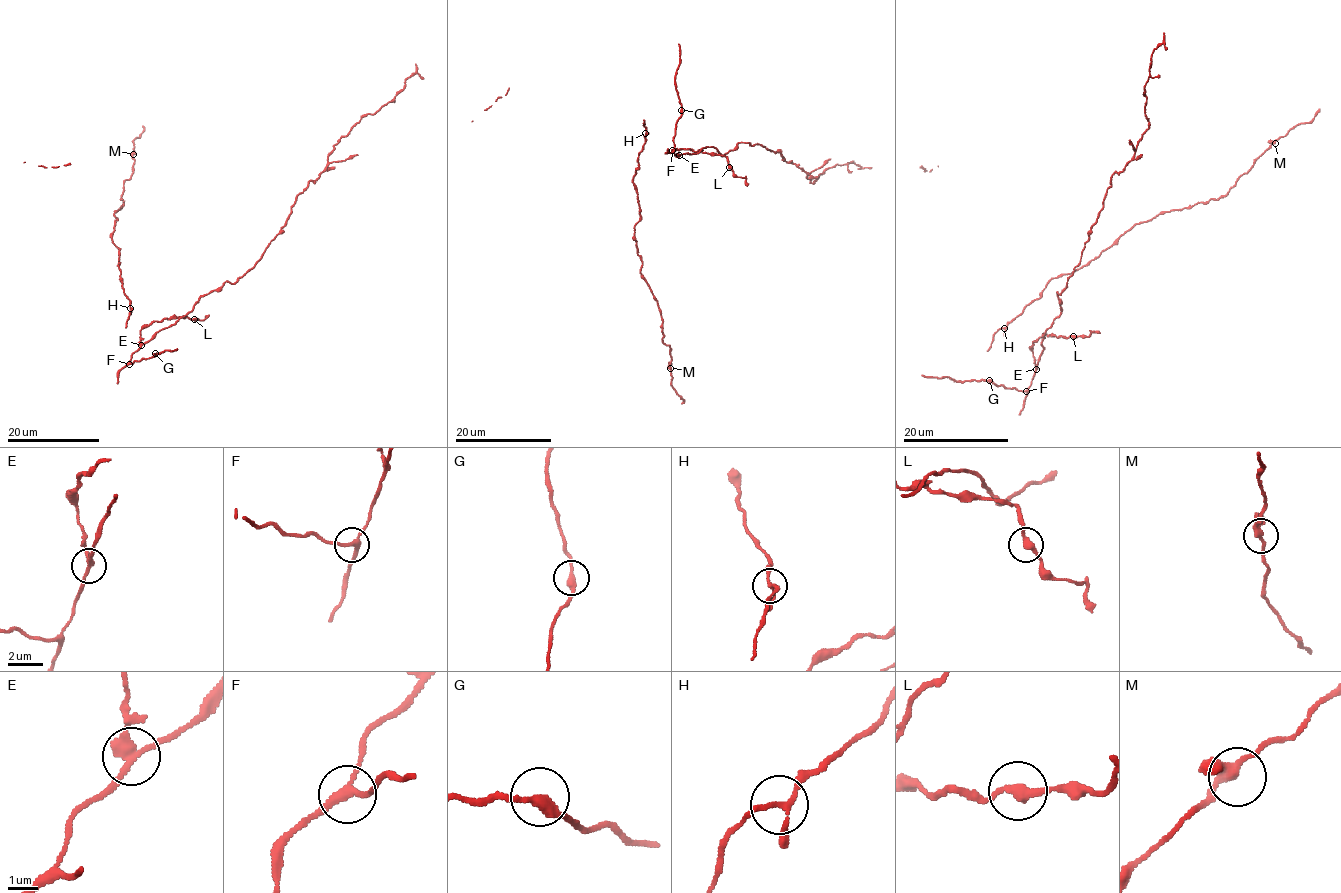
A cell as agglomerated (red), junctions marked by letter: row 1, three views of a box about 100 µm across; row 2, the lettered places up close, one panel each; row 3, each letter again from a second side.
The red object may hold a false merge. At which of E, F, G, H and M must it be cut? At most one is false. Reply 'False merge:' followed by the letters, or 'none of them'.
False merge: E

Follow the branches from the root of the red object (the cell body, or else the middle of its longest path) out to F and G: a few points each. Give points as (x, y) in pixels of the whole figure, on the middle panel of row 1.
F: (690, 154), (673, 154), (672, 150)
G: (690, 154), (673, 154), (675, 128), (681, 110)

